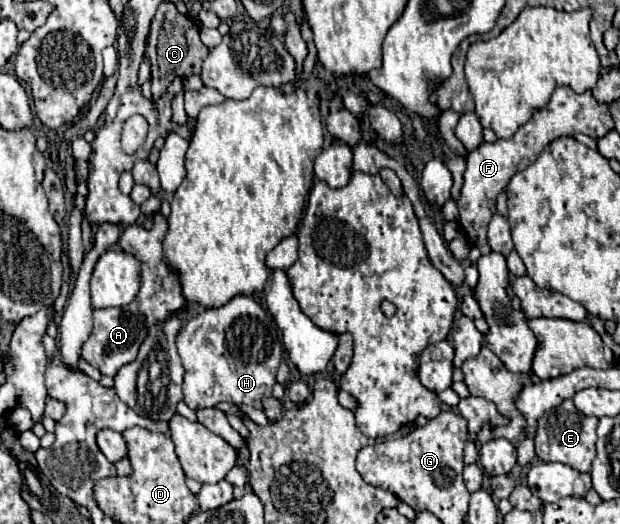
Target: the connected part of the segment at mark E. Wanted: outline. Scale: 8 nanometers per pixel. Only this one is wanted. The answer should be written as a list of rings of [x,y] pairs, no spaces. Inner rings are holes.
[[[564,400],[556,408],[544,412],[536,426],[534,446],[536,456],[544,462],[560,462],[566,464],[578,472],[590,472],[590,464],[596,458],[596,428],[598,418],[596,416],[584,416],[572,400]]]

